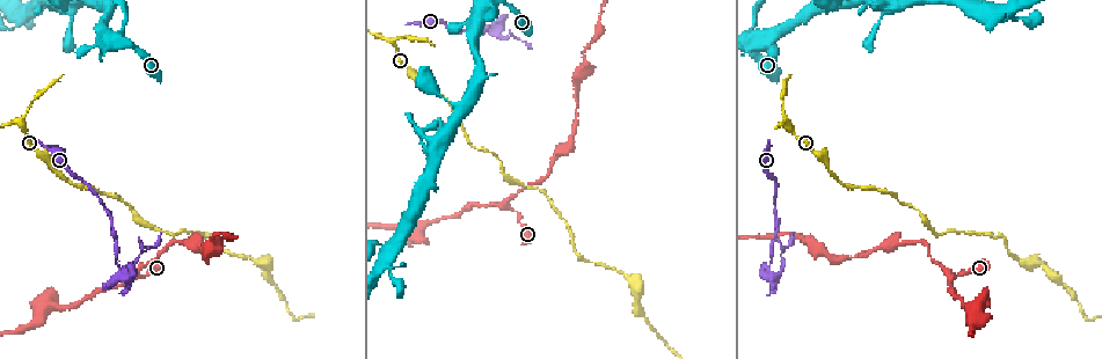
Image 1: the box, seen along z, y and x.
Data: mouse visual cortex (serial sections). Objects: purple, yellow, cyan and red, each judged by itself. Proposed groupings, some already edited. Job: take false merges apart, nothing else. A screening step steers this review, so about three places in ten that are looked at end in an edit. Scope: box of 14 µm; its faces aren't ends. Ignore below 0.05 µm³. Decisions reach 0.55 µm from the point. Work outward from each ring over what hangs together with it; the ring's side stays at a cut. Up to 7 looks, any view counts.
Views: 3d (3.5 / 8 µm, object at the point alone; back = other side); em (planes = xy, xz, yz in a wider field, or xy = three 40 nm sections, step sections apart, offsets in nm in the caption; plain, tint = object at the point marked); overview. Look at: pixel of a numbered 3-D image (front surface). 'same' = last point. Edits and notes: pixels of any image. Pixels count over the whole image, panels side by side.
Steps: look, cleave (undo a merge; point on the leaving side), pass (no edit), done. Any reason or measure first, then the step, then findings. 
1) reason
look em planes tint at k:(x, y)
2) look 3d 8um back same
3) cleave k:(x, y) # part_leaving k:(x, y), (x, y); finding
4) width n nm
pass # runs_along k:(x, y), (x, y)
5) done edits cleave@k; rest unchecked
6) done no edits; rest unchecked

four arms meet
look 3d 3.5um at 1:(69, 9)

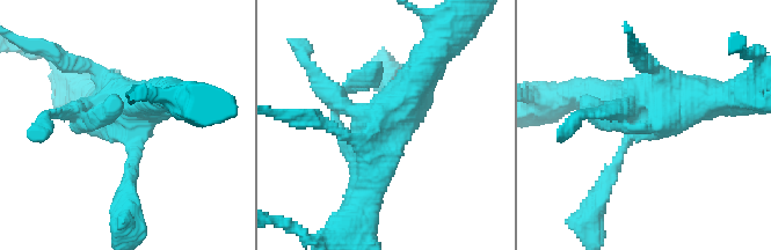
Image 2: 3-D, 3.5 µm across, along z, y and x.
need the tissue
look em xy step 3 tint at 2:(633, 120)

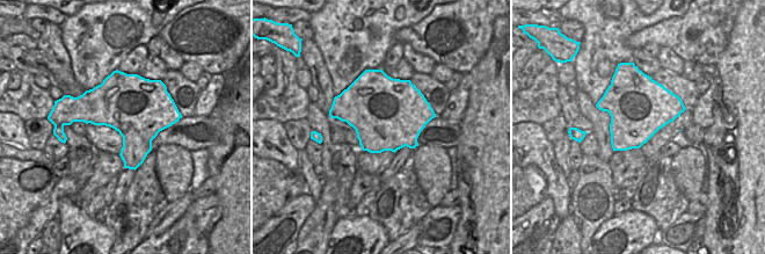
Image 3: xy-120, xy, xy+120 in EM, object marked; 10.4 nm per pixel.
pass # runs_along 2:(430, 63), (380, 122), (366, 193); one cell here

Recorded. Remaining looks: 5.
a narrow waist
look 3d 3.5um back at 1:(18, 10)

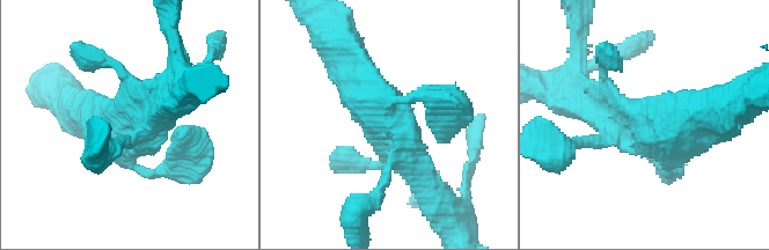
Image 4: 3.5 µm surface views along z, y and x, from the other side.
now the EM
look em xy step 3 plain at 4:(643, 121)

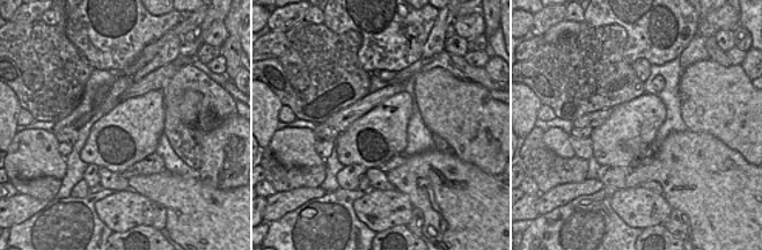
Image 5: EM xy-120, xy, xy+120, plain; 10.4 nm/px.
with the object marked
look em xy step 3 tint same

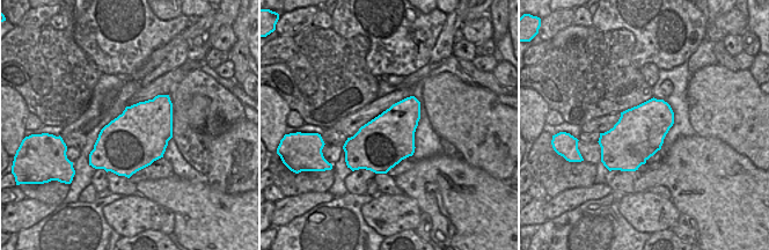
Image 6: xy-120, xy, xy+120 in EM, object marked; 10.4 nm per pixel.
pass # runs_along 4:(346, 61), (422, 177); all the same cell

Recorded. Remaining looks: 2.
branch point
look 3d 3.5um at 1:(20, 122)

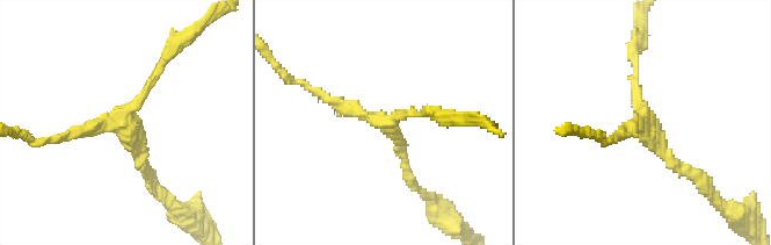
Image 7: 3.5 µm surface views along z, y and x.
shape alone is not enough
look em xy step 1 tint at 7:(648, 122)

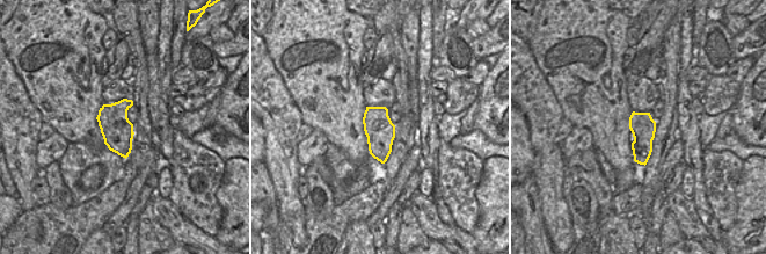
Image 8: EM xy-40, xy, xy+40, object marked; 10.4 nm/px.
cleave 7:(154, 77) # part_leaving 7:(130, 107), (162, 60), (202, 24); a second cell is stuck on

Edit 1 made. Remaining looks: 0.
done edits cleave@7; rest unchecked

